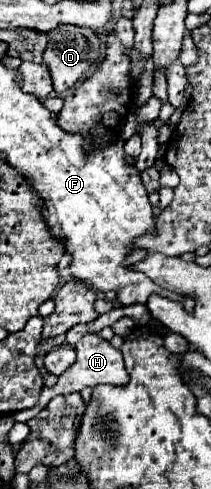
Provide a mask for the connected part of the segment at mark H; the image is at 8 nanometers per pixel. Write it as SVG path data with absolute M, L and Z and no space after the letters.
M89 332L85 334L77 344L75 344L75 352L77 352L77 360L59 376L59 382L55 384L55 388L51 388L51 396L57 394L71 394L71 392L81 392L85 386L97 386L97 384L127 384L129 382L129 374L125 370L123 364L123 356L117 348L113 348L107 340L99 338L97 334Z

